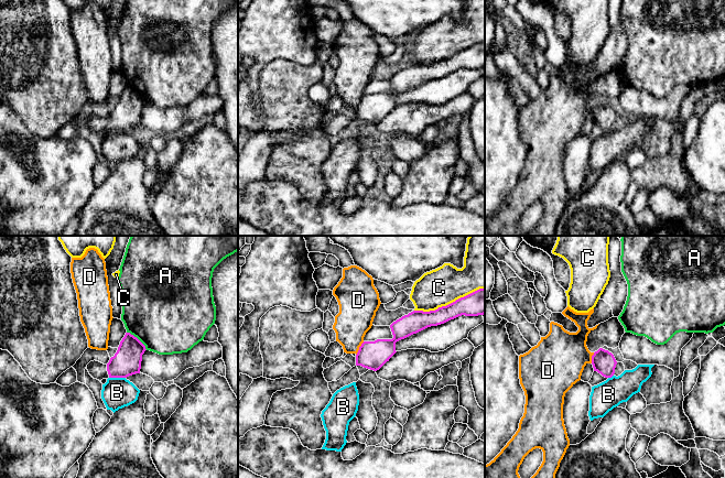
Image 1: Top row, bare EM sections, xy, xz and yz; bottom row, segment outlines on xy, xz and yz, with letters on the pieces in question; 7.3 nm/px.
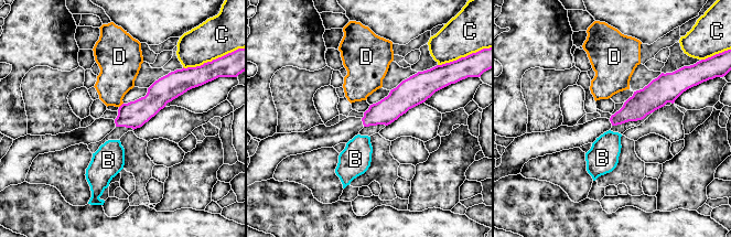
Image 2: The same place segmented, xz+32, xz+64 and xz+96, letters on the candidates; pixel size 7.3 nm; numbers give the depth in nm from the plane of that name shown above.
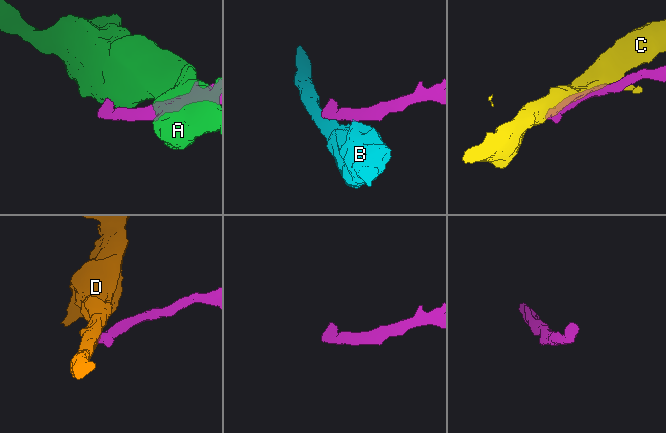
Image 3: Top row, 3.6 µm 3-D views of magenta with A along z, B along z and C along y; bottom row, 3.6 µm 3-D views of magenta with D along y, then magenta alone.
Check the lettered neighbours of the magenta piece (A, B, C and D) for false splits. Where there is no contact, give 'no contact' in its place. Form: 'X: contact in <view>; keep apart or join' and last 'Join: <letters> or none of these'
A: contact in xy; keep apart
B: contact in xy; keep apart
C: contact in xz; keep apart
D: contact in xz; keep apart
Join: none of these

